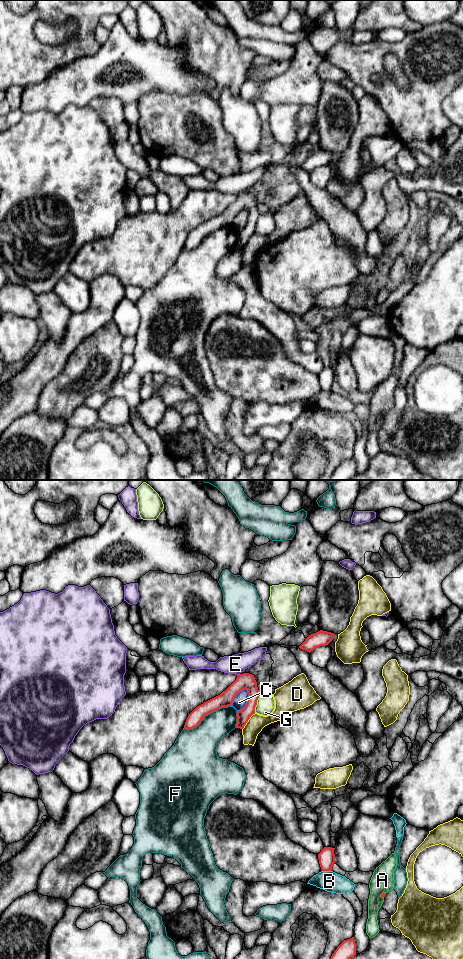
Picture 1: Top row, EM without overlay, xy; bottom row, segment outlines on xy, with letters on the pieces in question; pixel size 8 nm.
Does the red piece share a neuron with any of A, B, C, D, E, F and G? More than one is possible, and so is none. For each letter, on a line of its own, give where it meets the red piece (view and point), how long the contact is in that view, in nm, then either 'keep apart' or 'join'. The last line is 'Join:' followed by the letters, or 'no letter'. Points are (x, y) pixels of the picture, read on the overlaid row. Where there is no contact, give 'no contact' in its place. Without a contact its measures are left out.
A: xy (382, 893) | 60 nm | keep apart
B: xy (327, 870) | 80 nm | keep apart
C: xy (247, 701) | 200 nm | keep apart
D: xy (247, 721) | 170 nm | keep apart
E: xy (239, 674) | 30 nm | keep apart
F: xy (207, 714) | 420 nm | keep apart
G: xy (256, 704) | 150 nm | join
Join: G

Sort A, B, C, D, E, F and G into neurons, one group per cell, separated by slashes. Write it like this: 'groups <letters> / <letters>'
groups A / B / C / D / E / F / G

